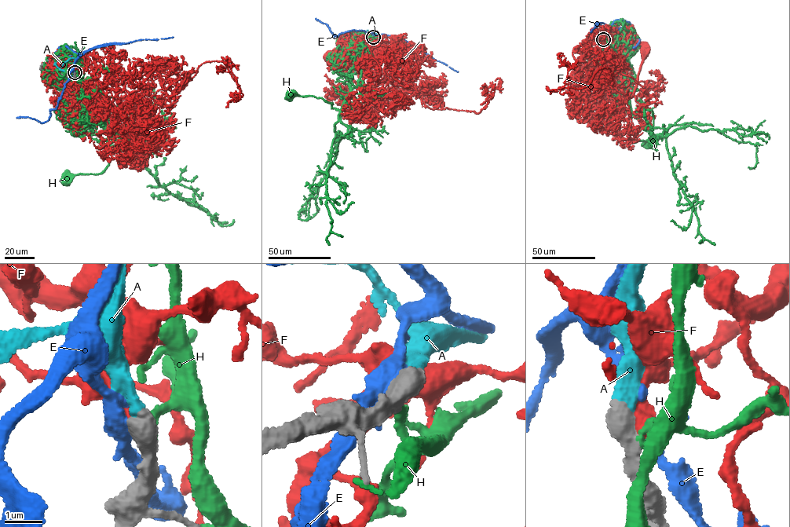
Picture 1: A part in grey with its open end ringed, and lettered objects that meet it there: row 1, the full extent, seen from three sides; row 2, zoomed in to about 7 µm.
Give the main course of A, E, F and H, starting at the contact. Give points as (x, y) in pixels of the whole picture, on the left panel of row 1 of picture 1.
A: (74, 72), (71, 69), (60, 70), (55, 65), (57, 63)
E: (74, 73), (72, 67), (75, 60), (96, 47), (173, 37)
F: (74, 72), (78, 67), (93, 71), (102, 60), (121, 109), (133, 115), (82, 84), (48, 77)
H: (74, 74), (82, 77), (78, 86), (89, 115), (118, 145), (105, 151), (108, 165), (99, 173), (66, 179)

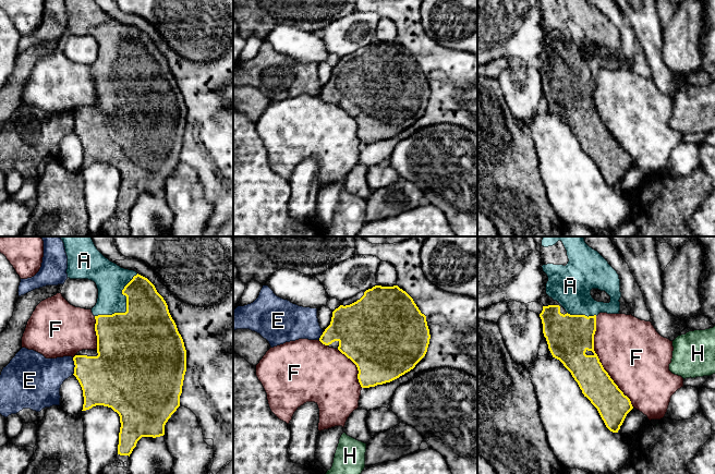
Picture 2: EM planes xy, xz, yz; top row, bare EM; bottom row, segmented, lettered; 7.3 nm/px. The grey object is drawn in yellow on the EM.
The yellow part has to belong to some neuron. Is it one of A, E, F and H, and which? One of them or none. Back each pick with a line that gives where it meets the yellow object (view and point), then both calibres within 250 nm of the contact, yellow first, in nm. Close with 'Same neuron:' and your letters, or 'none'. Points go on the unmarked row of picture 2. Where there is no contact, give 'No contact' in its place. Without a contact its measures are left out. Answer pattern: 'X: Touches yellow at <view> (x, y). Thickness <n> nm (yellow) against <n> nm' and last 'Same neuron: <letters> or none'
A: Touches yellow at xy (126, 63). Thickness 460 nm (yellow) against 220 nm
Same neuron: A

